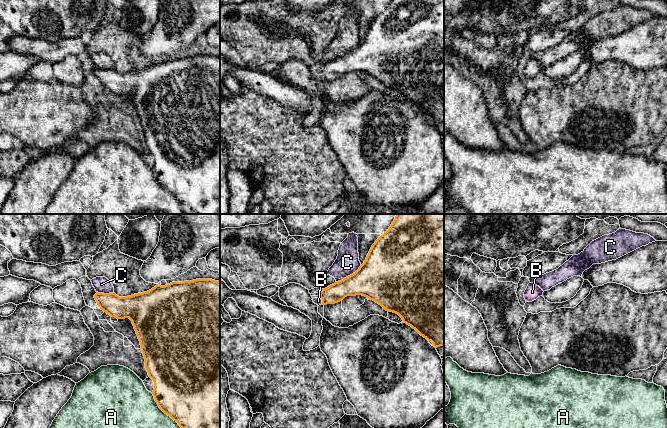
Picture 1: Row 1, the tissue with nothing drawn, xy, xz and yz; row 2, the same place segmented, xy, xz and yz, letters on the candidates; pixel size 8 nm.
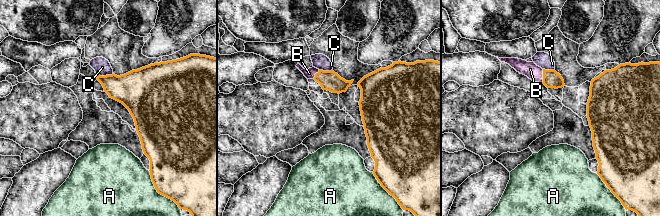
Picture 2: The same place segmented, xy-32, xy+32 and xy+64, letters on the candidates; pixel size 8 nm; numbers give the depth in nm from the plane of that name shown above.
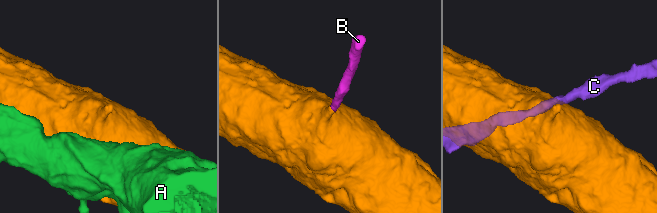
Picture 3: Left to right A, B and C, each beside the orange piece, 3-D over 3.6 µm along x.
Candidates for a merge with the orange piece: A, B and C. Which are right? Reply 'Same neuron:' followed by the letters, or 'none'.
Same neuron: B

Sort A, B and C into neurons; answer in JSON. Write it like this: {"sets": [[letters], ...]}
{"sets": [["A"], ["B"], ["C"]]}

